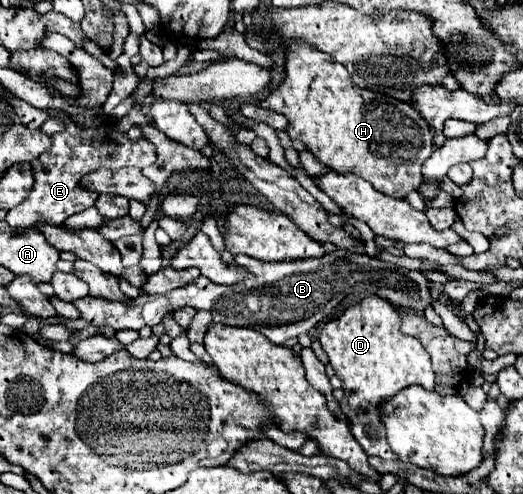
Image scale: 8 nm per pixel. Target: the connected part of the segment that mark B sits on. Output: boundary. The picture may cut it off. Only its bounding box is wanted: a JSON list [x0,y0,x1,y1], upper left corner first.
[73,249,433,345]

